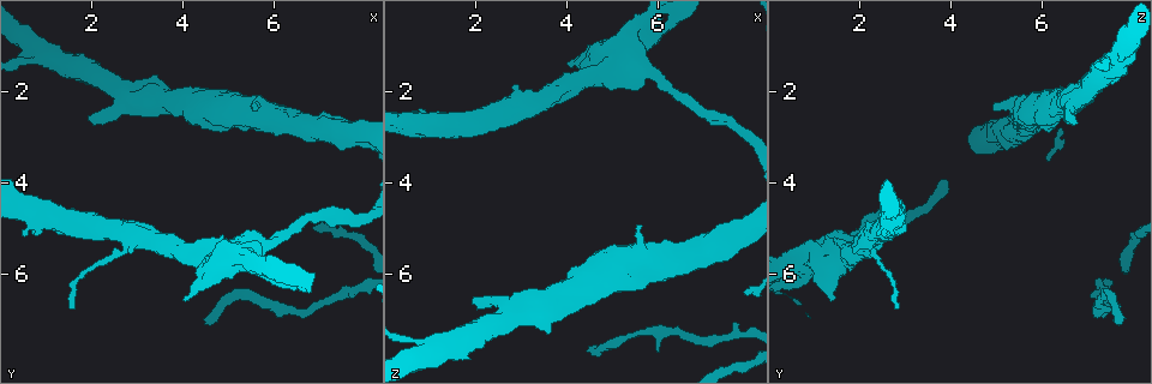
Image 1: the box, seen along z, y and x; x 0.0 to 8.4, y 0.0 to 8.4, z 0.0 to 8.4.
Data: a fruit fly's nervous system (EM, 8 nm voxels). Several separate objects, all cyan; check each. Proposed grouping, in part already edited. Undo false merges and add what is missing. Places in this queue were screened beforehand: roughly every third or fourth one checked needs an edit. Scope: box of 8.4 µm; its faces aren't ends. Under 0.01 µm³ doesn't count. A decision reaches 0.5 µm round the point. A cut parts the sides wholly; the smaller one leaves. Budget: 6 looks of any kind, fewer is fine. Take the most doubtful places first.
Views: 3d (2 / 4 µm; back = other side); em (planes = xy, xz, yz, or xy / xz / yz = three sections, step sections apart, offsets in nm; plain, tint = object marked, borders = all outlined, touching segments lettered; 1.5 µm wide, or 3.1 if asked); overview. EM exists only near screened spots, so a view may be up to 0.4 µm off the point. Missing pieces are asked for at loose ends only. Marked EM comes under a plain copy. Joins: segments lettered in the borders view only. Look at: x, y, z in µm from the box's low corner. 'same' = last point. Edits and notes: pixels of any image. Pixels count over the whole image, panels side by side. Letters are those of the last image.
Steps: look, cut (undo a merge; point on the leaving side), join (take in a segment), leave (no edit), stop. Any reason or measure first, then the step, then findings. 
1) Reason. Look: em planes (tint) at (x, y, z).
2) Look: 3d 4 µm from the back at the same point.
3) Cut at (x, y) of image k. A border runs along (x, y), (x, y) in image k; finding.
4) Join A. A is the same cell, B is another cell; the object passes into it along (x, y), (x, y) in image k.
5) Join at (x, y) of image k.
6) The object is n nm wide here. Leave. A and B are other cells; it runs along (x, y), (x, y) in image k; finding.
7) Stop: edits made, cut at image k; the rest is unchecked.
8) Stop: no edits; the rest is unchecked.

An open end. Look: 3d 2 µm at (4.45, 7.05, 7.60).

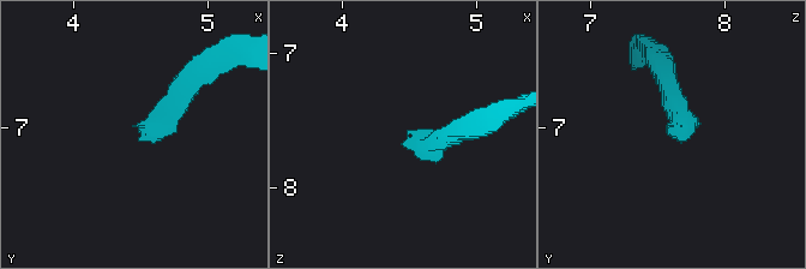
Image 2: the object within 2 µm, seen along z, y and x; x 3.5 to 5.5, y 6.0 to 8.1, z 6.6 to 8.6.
Look: em yz step 8 (borders) at (4.48, 7.08, 7.66).

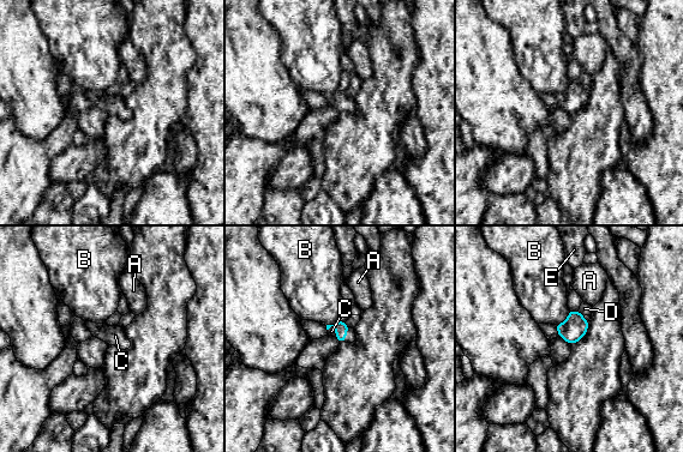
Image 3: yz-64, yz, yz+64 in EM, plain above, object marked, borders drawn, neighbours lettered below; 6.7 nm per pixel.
Join C. C is the same cell, A, B, D and E are other cells; the object passes into it along (341, 327), (346, 335), (351, 337) in image 3; it goes on there.

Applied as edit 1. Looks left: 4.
See it whole again. Look: overview.

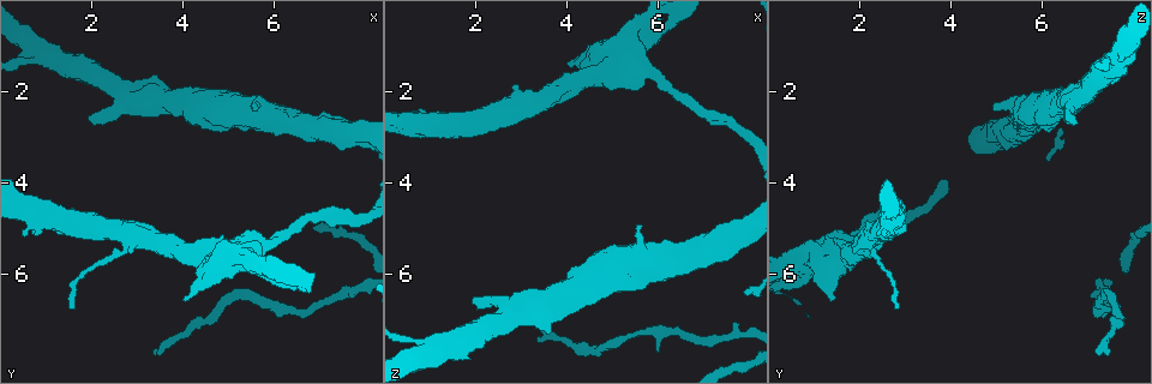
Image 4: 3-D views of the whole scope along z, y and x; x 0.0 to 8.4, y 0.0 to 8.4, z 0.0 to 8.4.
Free end. Look: em planes (borders) at (1.95, 2.60, 6.60).

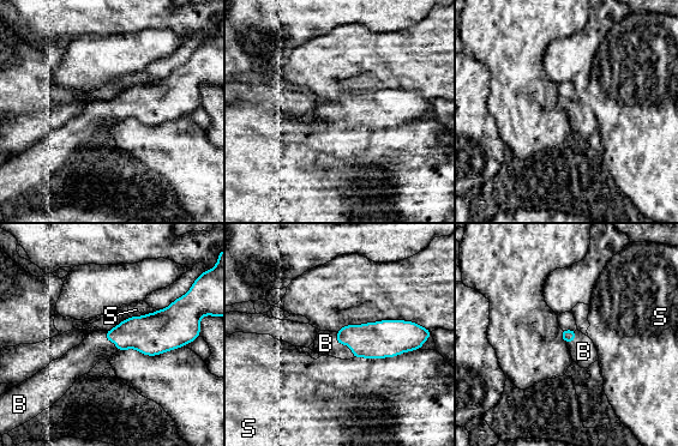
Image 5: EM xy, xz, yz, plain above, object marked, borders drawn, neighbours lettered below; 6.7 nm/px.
The longest contact is with S, 440 nm. Join B. B is the same cell, S is another cell; the object passes into it along (380, 339), (343, 343), (325, 343) in image 5; it goes on there.

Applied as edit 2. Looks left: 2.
Stop: edits made, join at image 3, join at image 5; the rest is unchecked.

